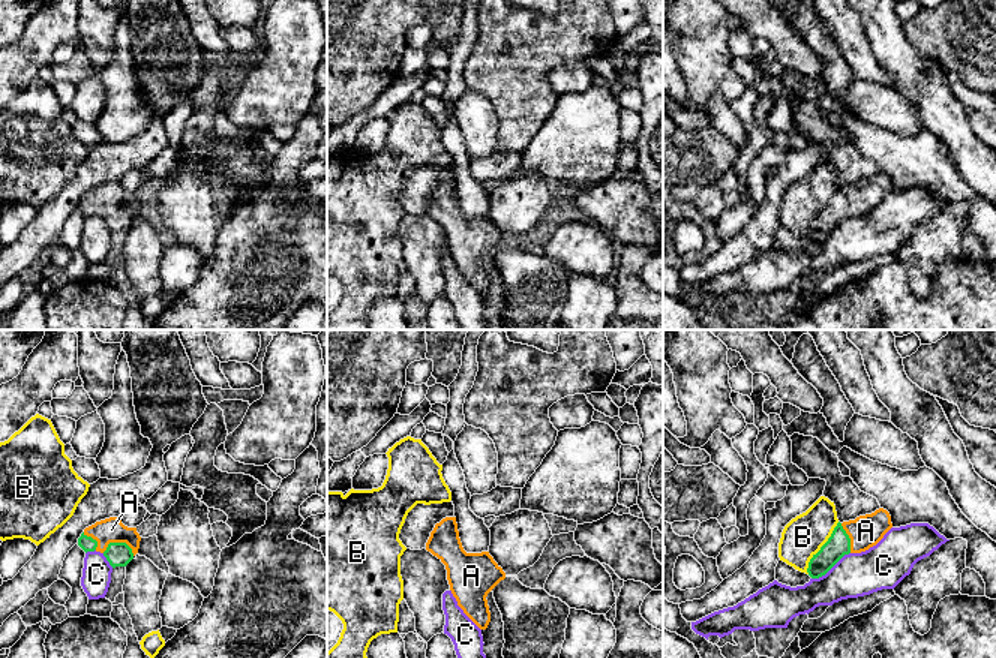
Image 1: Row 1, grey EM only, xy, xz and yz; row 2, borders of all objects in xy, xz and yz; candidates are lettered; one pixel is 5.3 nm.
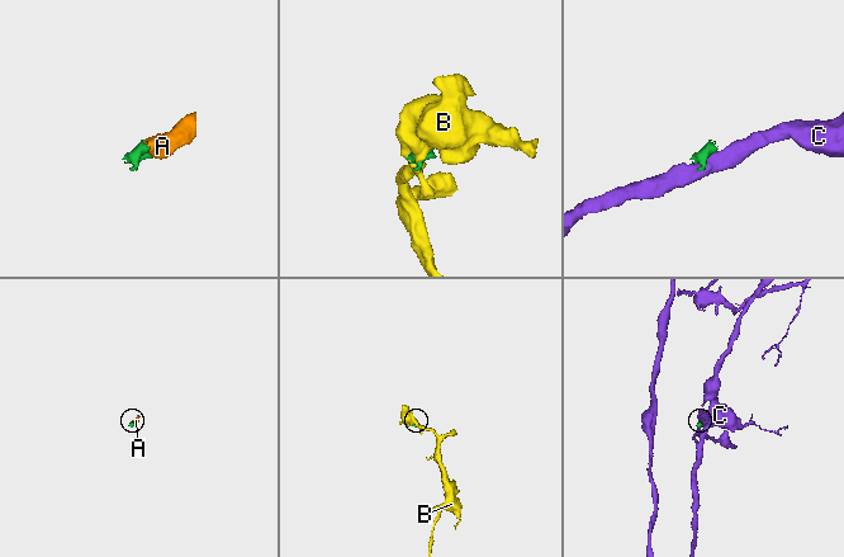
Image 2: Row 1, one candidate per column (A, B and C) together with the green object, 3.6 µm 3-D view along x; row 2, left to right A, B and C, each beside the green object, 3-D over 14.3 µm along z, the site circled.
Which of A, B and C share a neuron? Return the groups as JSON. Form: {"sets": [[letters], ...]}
{"sets": [["A"], ["B"], ["C"]]}

